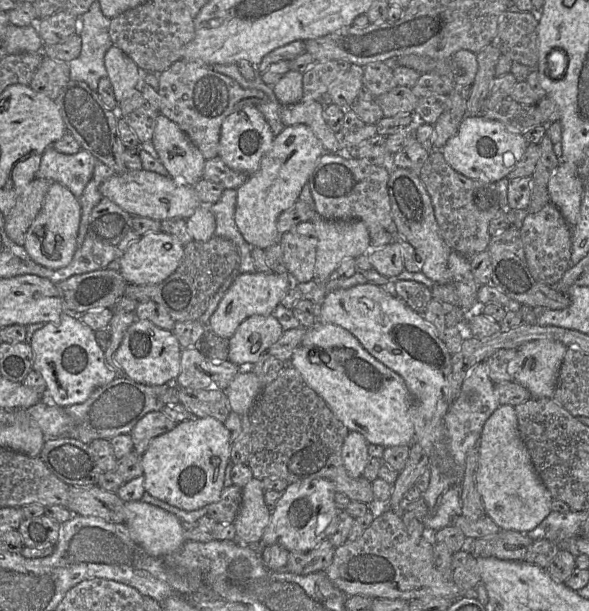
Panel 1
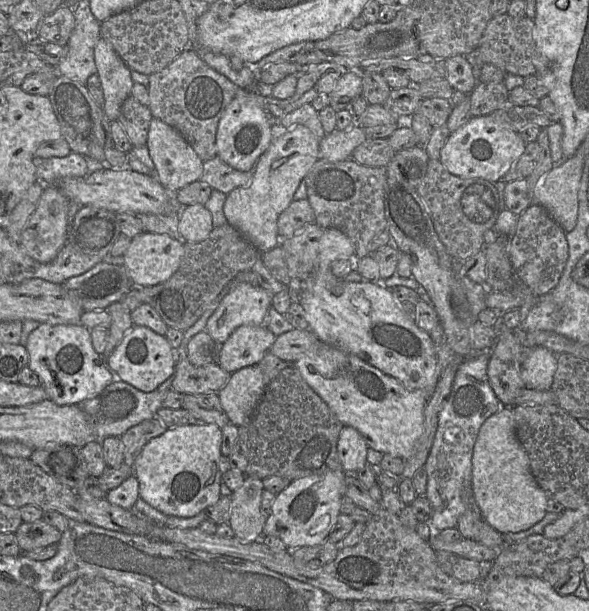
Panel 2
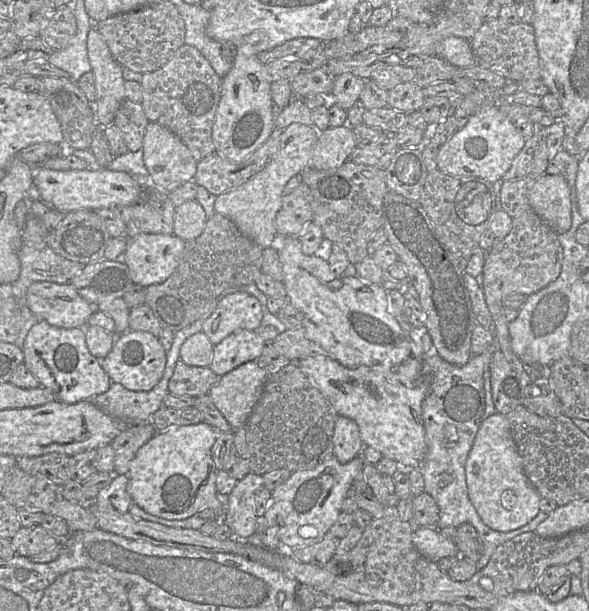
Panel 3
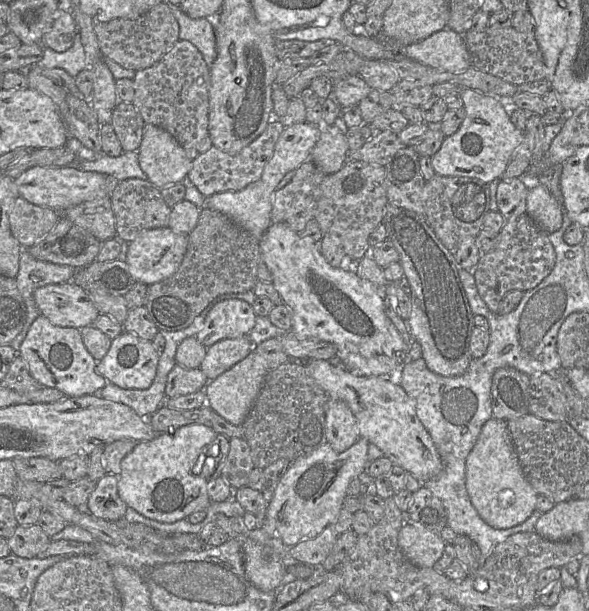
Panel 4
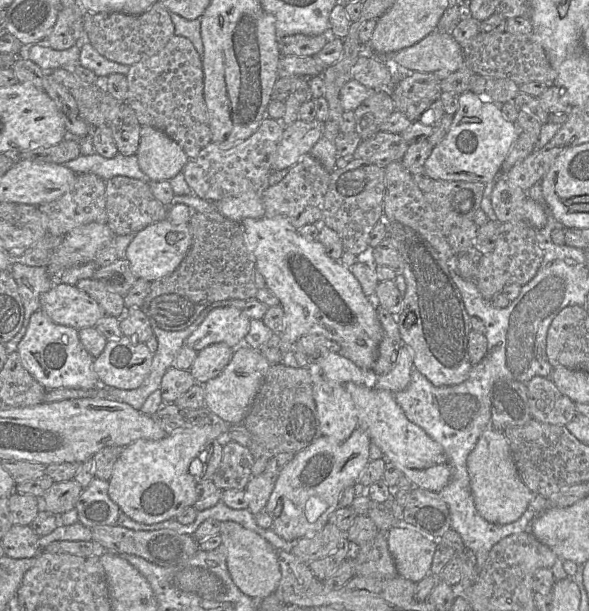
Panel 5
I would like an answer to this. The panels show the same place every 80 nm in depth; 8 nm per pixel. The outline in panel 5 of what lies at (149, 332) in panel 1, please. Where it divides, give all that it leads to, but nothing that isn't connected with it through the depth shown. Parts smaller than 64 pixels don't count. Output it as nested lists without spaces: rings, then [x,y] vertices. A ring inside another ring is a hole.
[[[127,336],[107,341],[103,352],[92,363],[99,385],[132,390],[140,387],[148,377],[153,353],[145,343]]]

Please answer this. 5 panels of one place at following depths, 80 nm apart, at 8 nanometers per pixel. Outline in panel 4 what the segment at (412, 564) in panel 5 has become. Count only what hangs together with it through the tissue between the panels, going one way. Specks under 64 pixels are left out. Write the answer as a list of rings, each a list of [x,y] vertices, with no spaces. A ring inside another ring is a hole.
[[[405,516],[404,526],[398,535],[398,545],[403,555],[414,565],[431,568],[442,556],[446,542],[419,523],[409,522]]]

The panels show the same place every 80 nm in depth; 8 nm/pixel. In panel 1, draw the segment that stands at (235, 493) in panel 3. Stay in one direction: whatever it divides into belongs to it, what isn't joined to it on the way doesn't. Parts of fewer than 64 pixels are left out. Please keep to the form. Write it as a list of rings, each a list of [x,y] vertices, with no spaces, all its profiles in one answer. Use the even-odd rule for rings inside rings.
[[[252,478],[242,487],[242,501],[233,525],[236,540],[247,545],[258,545],[270,521],[271,512],[265,505],[262,481]]]

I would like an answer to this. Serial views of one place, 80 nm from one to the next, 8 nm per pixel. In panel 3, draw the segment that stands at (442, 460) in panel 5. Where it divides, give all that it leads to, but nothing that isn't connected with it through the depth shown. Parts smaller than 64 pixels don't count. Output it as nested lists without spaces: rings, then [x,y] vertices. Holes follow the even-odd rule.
[[[331,356],[306,357],[299,360],[300,370],[330,401],[338,415],[353,419],[360,430],[364,445],[373,447],[385,457],[398,462],[401,468],[419,468],[427,453],[426,431],[422,417],[422,403],[426,395],[426,383],[406,387],[398,380],[374,371],[367,366],[348,368]]]

